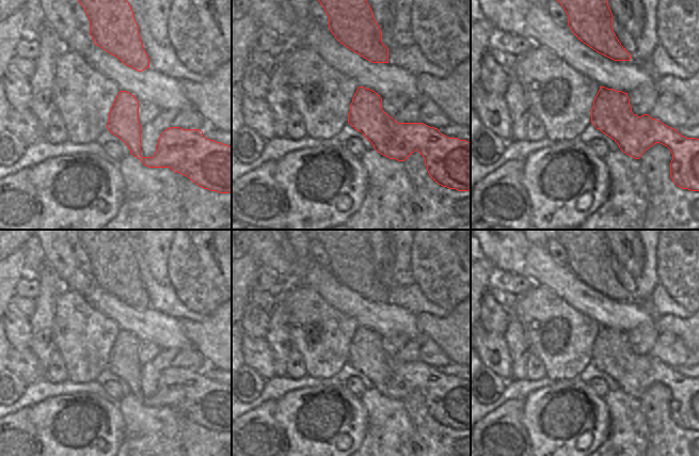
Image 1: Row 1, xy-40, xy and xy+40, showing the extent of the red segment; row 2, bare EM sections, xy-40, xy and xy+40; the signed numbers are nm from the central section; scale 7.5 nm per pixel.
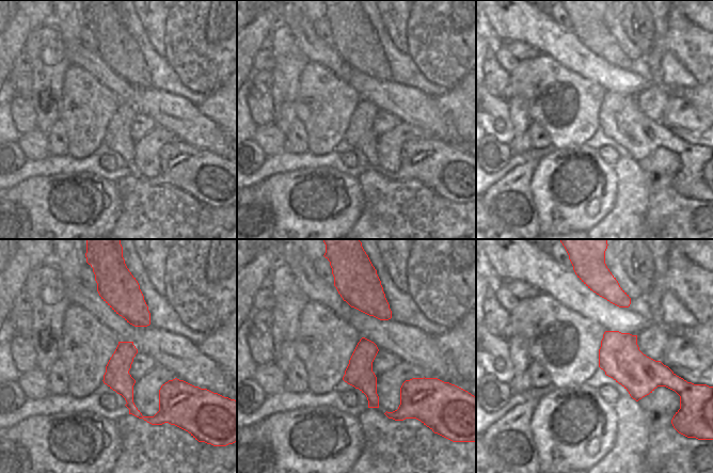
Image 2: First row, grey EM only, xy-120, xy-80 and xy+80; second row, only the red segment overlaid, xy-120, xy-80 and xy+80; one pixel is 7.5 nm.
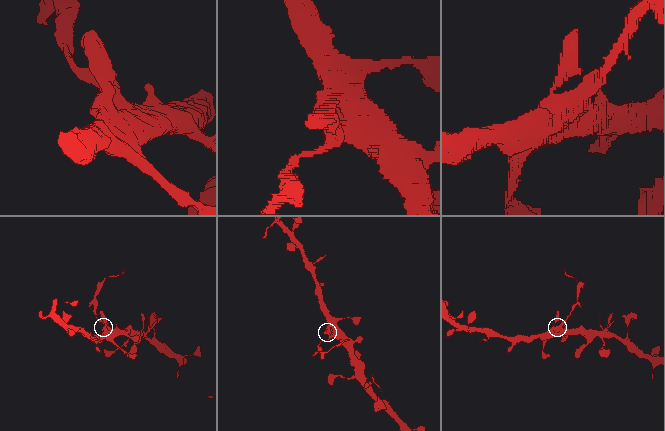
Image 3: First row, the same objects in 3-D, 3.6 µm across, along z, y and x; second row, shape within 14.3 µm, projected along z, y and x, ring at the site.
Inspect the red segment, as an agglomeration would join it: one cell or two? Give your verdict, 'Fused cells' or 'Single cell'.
Fused cells

